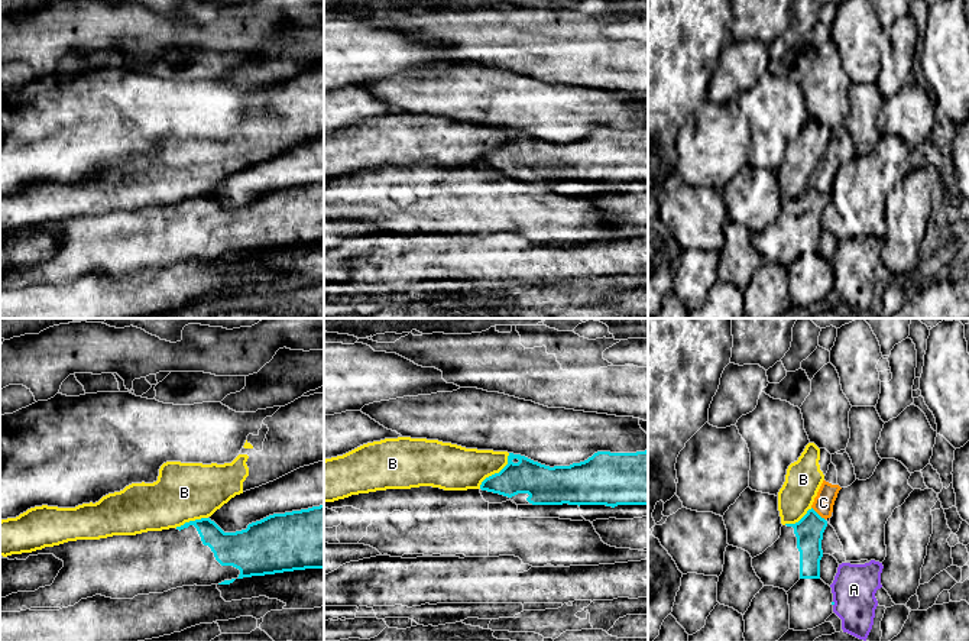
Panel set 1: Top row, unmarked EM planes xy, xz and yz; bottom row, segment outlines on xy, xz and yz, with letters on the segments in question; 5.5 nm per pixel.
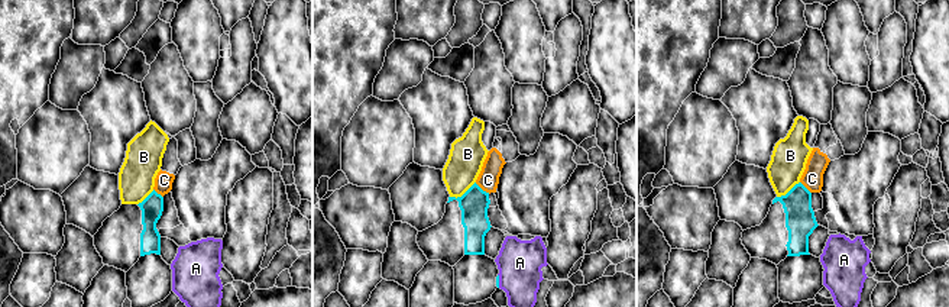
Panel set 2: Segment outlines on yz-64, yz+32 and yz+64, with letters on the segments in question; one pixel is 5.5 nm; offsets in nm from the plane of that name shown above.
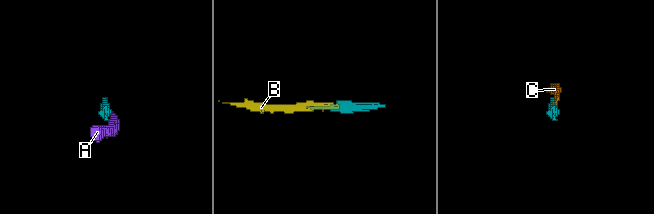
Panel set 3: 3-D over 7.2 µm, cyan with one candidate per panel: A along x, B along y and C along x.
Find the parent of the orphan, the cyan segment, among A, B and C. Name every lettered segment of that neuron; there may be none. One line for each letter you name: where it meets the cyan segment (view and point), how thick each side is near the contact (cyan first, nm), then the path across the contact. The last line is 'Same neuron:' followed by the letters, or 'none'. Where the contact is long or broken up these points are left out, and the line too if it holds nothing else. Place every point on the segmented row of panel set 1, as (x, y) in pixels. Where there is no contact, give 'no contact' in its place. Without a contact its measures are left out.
Same neuron: none

